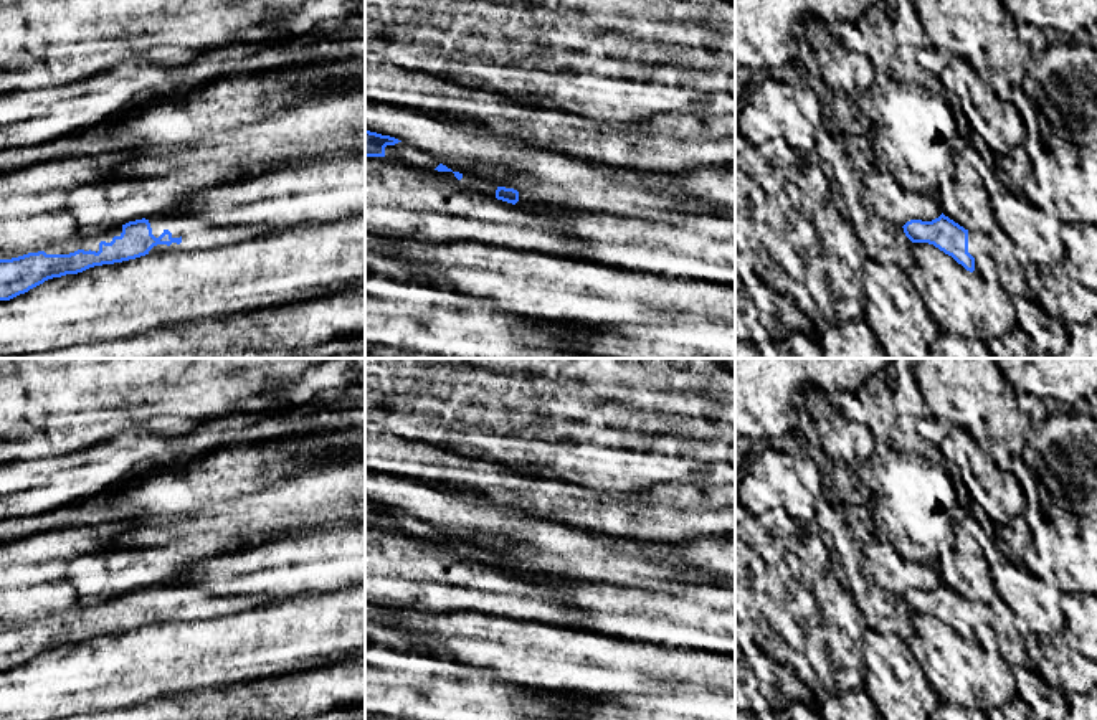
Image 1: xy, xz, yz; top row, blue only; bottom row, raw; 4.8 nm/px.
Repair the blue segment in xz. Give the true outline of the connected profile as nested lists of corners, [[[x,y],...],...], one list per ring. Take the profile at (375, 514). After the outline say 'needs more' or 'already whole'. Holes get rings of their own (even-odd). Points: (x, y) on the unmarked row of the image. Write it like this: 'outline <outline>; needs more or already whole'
outline [[[365,500],[365,527],[385,527],[385,517],[395,515],[398,512],[401,510],[390,505]]]; already whole

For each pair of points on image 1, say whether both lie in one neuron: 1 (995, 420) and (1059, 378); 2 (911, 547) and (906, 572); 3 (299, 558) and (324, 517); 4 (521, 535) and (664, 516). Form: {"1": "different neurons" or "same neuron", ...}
{"1": "different neurons", "2": "different neurons", "3": "different neurons", "4": "different neurons"}

